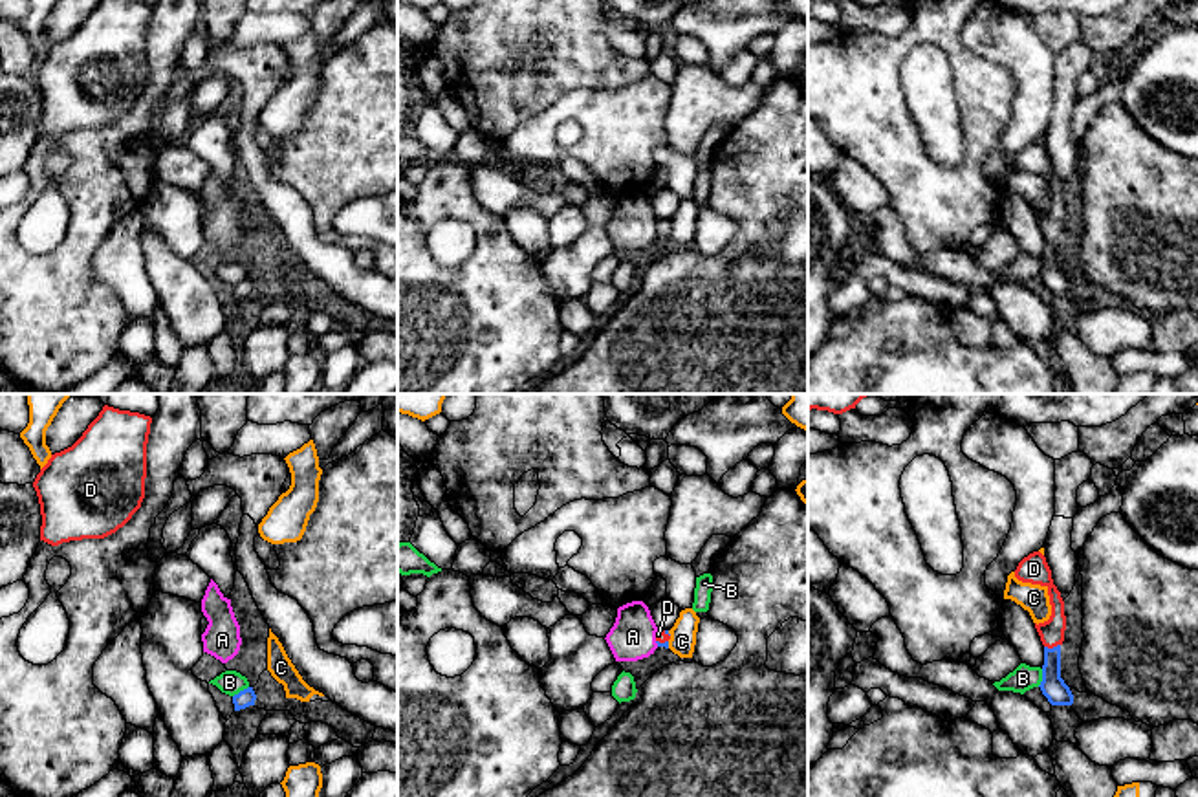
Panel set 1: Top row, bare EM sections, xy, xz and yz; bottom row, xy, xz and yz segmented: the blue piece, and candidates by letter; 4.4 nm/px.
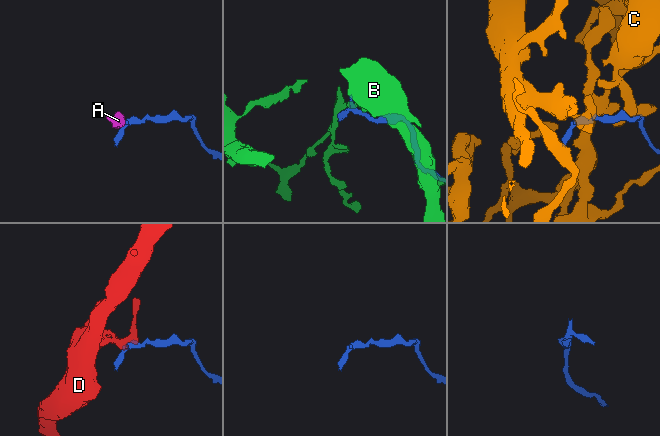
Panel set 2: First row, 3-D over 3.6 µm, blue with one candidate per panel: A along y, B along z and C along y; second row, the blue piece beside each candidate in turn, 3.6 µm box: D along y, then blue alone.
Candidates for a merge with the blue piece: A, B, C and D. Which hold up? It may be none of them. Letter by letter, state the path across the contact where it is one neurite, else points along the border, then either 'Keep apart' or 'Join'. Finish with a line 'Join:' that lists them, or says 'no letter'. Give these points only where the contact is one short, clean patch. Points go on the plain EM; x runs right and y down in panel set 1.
A: Boundary: xz (654, 231), (658, 235). Keep apart
B: Keep apart
C: Keep apart
D: Path across: yz (1052, 275), (1054, 237), (1052, 222). Join
Join: D

